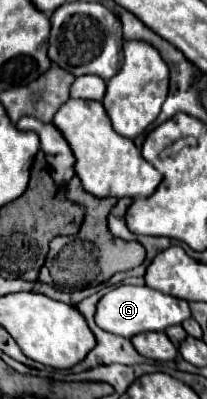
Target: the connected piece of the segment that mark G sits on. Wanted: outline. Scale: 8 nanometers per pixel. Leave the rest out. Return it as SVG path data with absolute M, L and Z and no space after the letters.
M117 286L115 290L107 292L99 300L97 312L95 312L95 322L105 332L115 332L117 336L133 338L135 334L141 334L141 332L161 332L169 326L181 324L189 316L191 316L191 310L185 300L167 296L167 294L151 290L147 286Z

